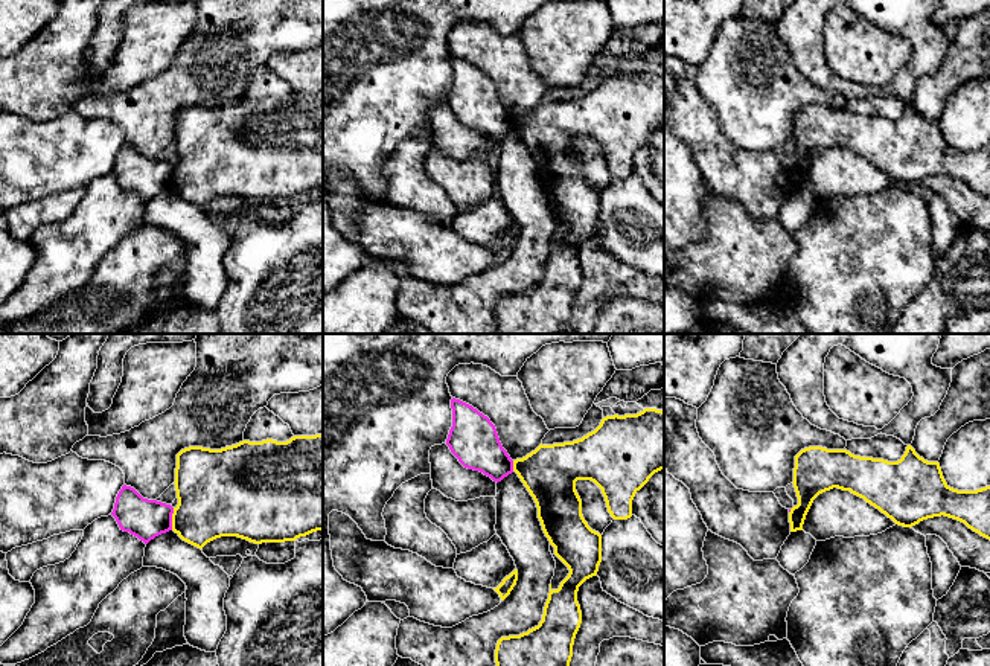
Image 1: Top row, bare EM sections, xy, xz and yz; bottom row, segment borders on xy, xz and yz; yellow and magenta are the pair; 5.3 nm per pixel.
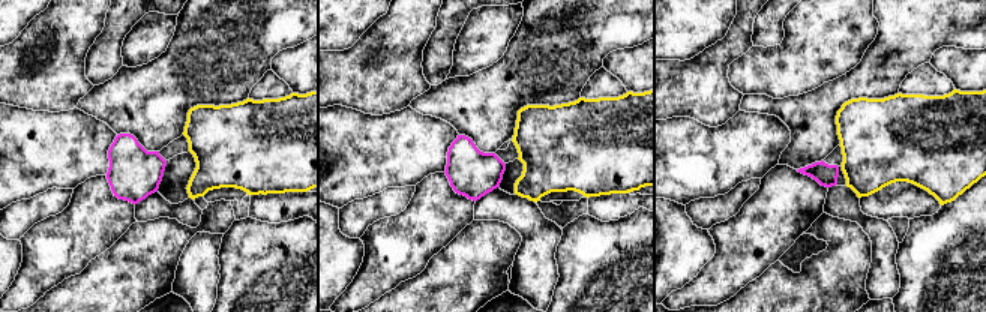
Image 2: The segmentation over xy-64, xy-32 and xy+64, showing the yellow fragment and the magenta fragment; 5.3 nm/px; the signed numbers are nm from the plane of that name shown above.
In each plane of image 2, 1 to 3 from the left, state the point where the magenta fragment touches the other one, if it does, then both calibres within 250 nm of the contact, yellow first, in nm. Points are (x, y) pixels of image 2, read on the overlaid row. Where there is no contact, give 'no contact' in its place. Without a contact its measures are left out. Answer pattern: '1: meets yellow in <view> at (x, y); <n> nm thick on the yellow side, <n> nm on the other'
1: no contact
2: no contact
3: no contact

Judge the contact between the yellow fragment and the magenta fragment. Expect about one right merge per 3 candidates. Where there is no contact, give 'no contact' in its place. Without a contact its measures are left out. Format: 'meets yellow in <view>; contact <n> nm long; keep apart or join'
meets yellow in xy; contact 120 nm long; keep apart

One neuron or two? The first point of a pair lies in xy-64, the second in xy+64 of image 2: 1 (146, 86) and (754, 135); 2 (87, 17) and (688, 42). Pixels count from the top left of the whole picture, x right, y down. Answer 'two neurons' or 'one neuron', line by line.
1: two neurons
2: two neurons

